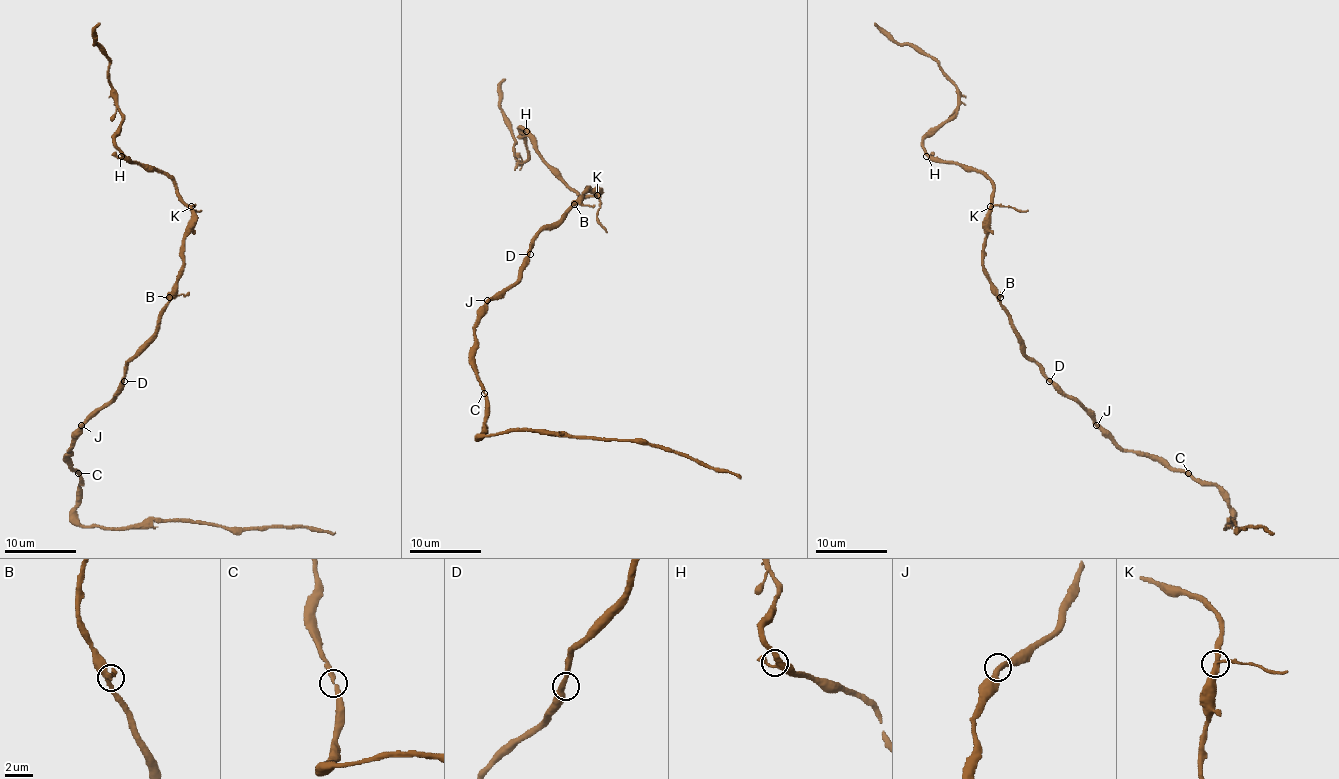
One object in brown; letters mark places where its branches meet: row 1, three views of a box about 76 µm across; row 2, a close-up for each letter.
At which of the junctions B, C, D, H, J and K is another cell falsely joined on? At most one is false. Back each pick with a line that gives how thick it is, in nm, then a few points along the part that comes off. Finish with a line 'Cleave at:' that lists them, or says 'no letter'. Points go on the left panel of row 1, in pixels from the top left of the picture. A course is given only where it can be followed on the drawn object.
K: 340 nm
Cleave at: K

